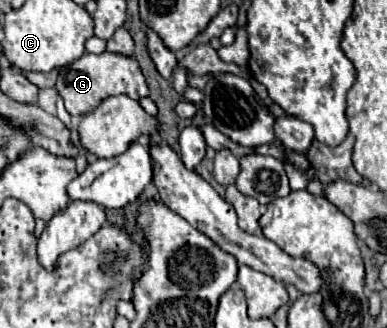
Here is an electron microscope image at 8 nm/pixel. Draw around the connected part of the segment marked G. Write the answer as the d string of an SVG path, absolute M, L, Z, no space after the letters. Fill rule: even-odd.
M103 52L103 54L83 54L79 60L71 62L67 68L59 70L55 90L65 102L65 108L71 116L87 114L95 110L95 106L113 94L125 94L133 100L139 100L143 96L149 96L147 82L139 70L139 64L135 58Z

